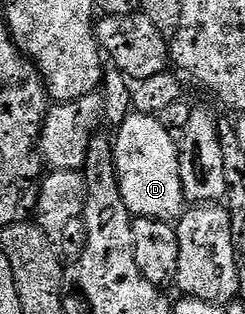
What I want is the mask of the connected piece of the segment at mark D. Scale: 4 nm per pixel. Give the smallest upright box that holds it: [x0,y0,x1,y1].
[113,111,185,223]

